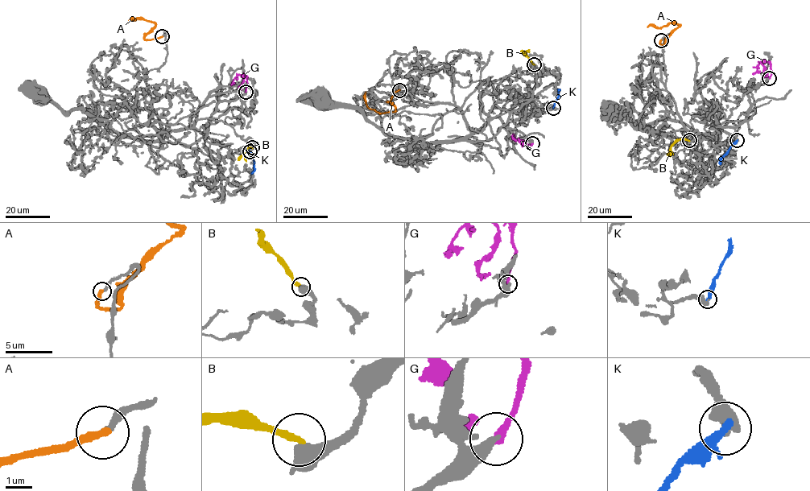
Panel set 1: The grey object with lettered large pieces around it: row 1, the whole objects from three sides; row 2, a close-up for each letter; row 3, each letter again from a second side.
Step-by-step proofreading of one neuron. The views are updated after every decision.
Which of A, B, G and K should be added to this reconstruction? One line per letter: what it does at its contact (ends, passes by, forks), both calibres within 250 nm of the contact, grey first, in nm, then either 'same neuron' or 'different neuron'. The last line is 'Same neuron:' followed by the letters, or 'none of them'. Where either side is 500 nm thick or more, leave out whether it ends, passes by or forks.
A: it ends there; 240 nm thick on the grey side, 320 nm on the other; different neuron
B: 500 nm thick on the grey side, 280 nm on the other; different neuron
G: it ends there; 320 nm thick on the grey side, 260 nm on the other; different neuron
K: 500 nm thick on the grey side, 240 nm on the other; different neuron
Same neuron: none of them

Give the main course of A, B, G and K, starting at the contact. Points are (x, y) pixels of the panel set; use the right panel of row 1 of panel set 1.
A: (661, 40), (660, 44), (664, 44), (679, 25), (675, 22), (659, 27), (649, 25), (647, 27)
B: (689, 140), (675, 142), (668, 156)
G: (769, 77), (770, 61), (759, 63), (757, 71), (753, 74)
K: (737, 141), (721, 157), (720, 164)

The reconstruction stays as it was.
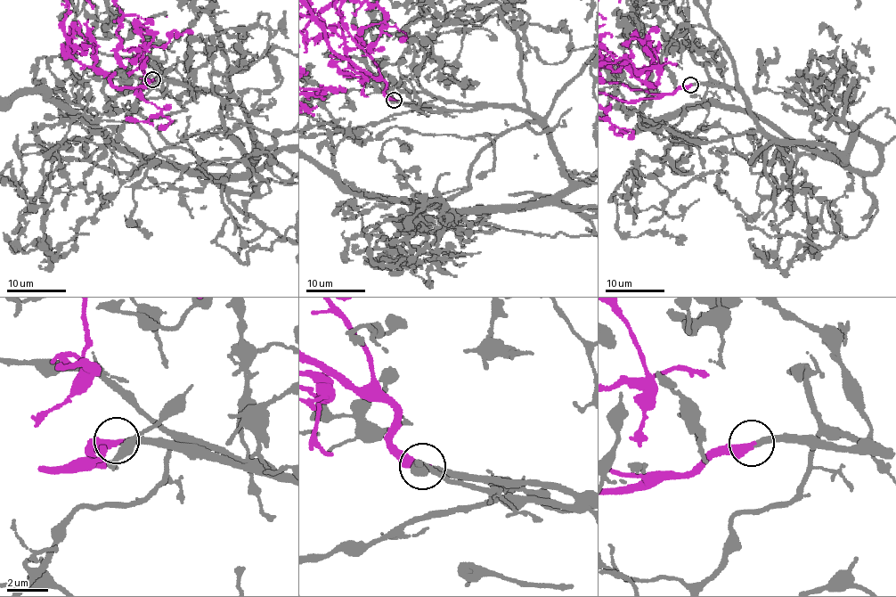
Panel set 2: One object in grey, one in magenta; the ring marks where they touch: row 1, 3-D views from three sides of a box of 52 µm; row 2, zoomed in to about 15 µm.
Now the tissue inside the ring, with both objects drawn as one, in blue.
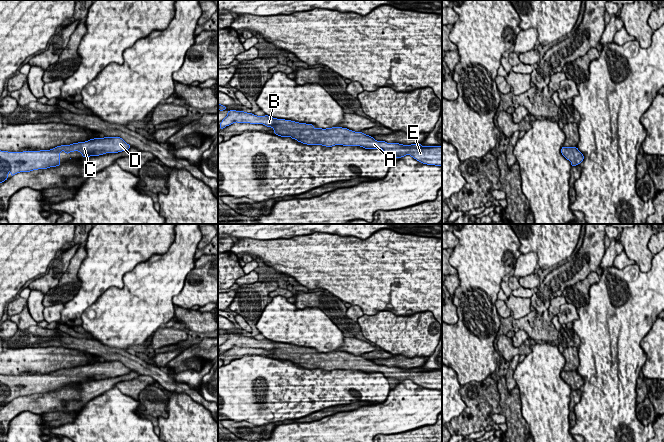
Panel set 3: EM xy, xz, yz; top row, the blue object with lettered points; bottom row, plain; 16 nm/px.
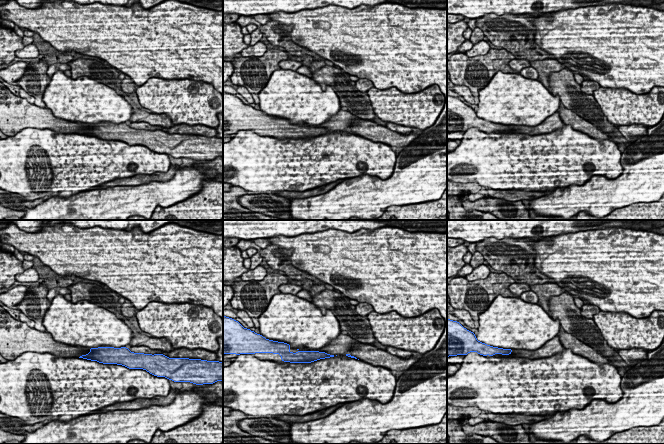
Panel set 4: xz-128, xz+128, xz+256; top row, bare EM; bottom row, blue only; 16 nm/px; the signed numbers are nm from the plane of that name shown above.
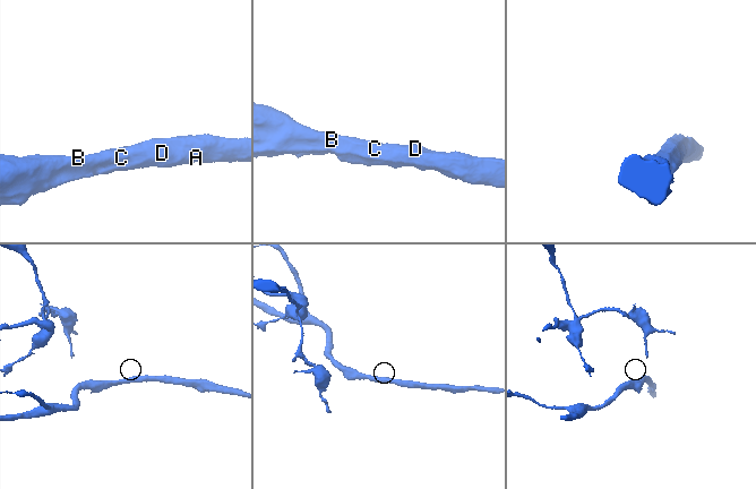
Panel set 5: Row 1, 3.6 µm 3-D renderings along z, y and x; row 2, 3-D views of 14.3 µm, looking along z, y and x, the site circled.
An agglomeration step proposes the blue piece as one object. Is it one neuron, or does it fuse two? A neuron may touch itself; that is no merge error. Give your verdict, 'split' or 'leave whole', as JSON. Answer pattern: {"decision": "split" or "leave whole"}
{"decision": "leave whole"}

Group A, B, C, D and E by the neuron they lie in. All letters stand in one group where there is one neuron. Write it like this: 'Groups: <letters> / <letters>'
Groups: A B C D E

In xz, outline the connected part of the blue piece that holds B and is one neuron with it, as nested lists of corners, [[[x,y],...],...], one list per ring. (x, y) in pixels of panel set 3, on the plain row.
[[[229,334],[227,340],[220,347],[224,353],[233,347],[263,348],[272,351],[274,358],[281,361],[291,361],[303,368],[322,369],[332,371],[335,369],[360,370],[364,373],[382,373],[387,379],[401,382],[410,379],[417,385],[442,390],[442,370],[422,370],[420,367],[403,369],[377,365],[372,360],[362,356],[355,356],[347,352],[314,352],[312,348],[299,347],[291,344],[277,343],[271,340],[257,340],[244,335]]]

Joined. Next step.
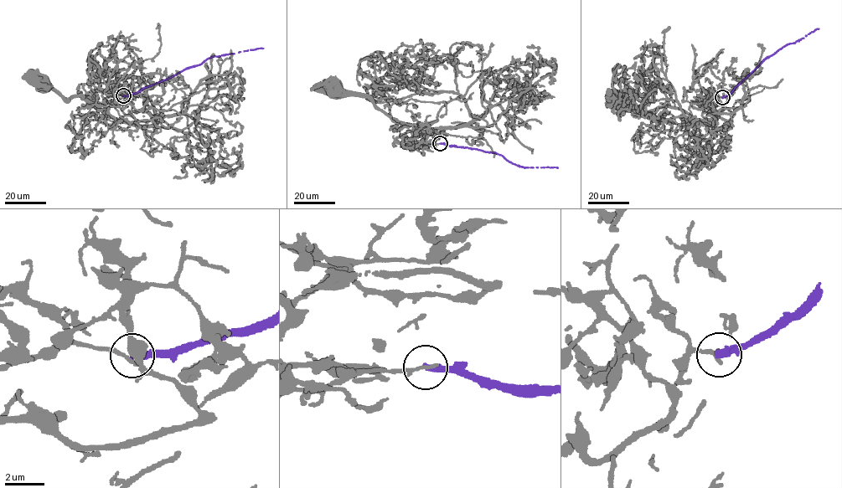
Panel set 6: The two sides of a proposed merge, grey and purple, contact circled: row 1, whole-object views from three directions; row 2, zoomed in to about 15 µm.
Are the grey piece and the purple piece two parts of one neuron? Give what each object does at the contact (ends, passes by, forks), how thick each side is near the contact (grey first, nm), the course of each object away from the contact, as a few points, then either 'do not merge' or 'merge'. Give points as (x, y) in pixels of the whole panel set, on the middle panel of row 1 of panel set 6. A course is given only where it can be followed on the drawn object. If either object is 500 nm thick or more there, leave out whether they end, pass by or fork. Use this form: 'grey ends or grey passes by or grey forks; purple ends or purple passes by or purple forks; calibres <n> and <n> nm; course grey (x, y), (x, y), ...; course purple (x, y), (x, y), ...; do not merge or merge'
grey ends; purple ends; calibres 200 and 360 nm; course grey (440, 143), (405, 141), (461, 97), (472, 120), (426, 127), (334, 87); course purple (440, 143), (496, 152), (520, 166), (557, 166); do not merge

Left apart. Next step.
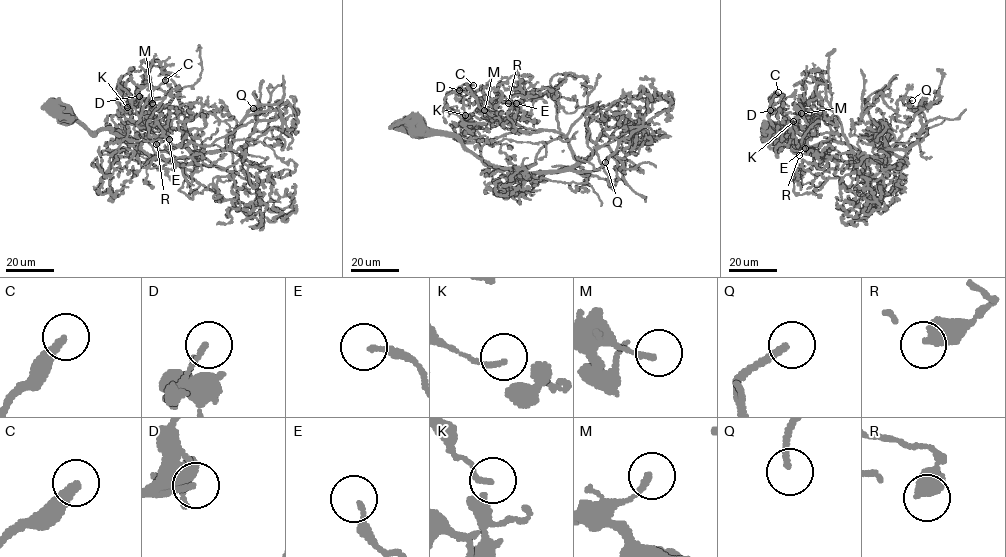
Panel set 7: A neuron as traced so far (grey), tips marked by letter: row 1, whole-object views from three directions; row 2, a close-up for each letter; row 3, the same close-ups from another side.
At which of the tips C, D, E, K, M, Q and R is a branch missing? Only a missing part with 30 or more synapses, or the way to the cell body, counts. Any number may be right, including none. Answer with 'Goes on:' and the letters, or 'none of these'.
Goes on: C, E, Q

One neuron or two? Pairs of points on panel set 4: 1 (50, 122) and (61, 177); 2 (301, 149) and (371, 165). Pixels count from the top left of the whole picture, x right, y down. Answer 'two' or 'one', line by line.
1: two
2: one

